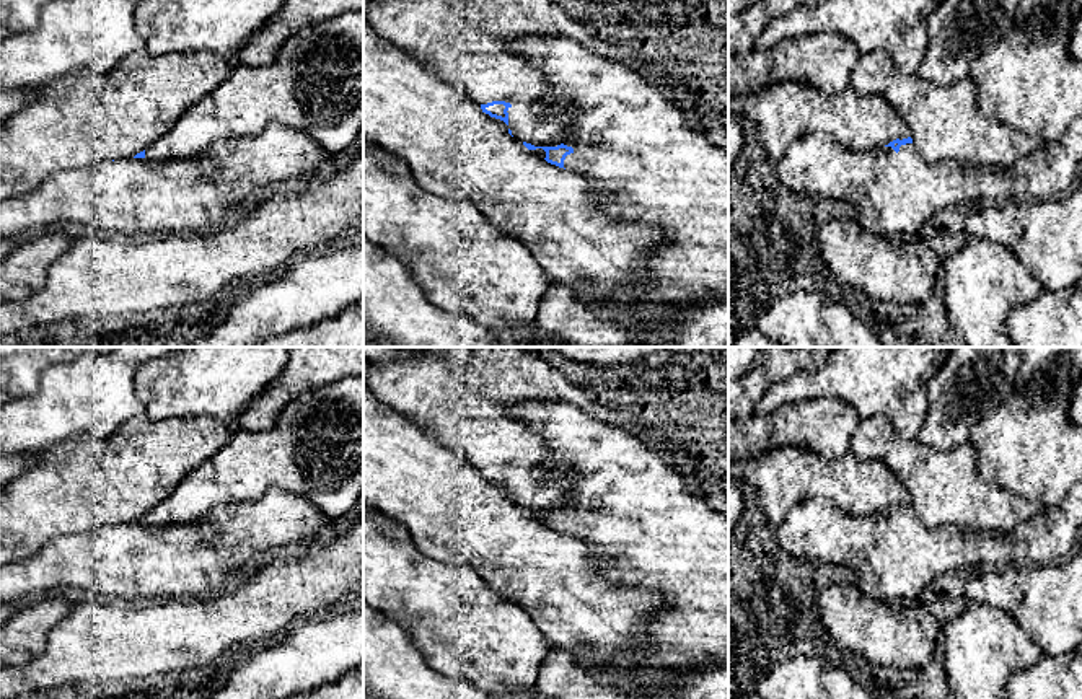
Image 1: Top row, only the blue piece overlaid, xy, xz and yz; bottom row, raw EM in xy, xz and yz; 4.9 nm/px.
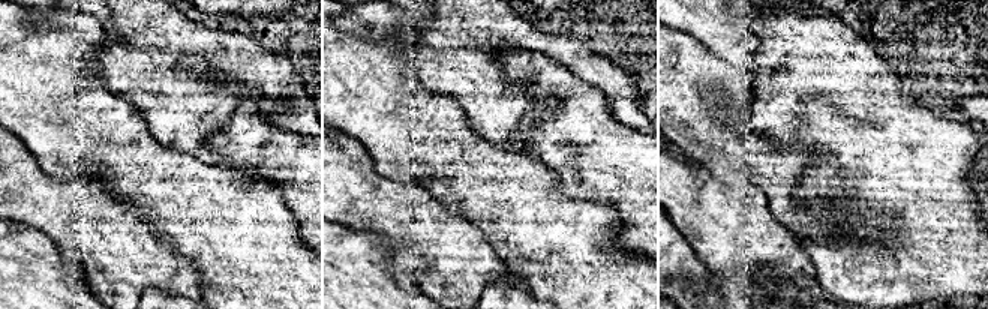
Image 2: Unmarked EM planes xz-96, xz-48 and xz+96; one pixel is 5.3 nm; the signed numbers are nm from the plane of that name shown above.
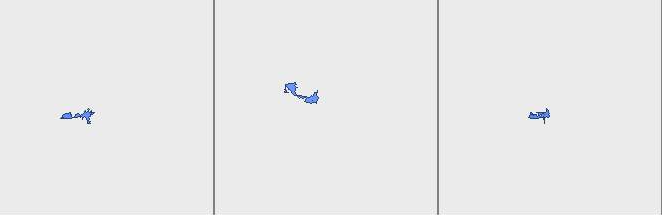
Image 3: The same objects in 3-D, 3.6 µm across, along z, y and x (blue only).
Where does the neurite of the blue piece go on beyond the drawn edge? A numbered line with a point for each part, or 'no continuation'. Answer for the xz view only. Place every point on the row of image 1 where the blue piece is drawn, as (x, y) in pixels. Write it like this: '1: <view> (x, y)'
1: xz (455, 150)

